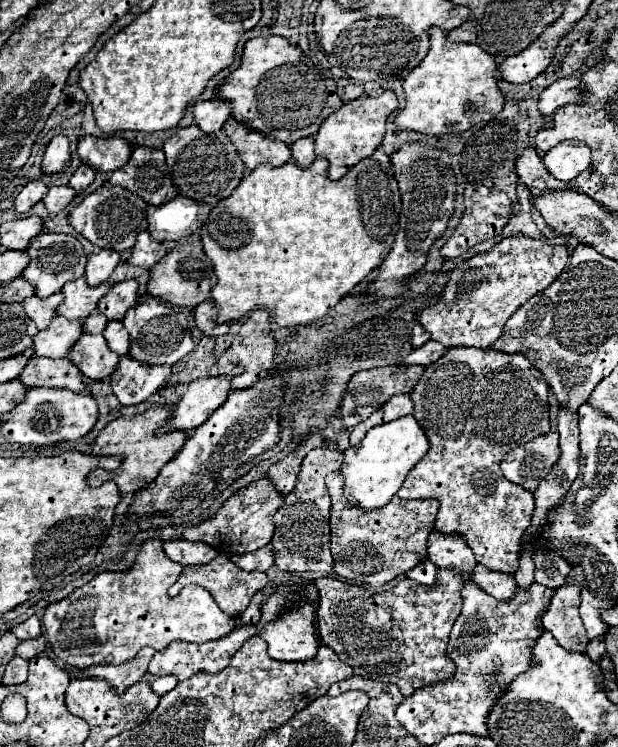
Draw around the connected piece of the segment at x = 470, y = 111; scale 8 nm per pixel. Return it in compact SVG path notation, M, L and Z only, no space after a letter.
M438 27L430 29L428 55L402 85L406 105L394 123L424 135L462 133L476 123L490 121L504 107L504 95L498 89L498 65L494 59L476 45L446 41L446 31Z

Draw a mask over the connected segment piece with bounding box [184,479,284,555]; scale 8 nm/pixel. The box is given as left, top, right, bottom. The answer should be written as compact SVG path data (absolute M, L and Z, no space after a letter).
M258 479L250 487L238 491L232 495L224 507L218 511L218 515L210 521L204 521L196 527L188 527L184 531L186 541L200 541L214 549L220 549L220 553L226 555L238 555L238 553L250 553L270 543L274 535L274 513L284 503L284 497L272 487L272 481Z

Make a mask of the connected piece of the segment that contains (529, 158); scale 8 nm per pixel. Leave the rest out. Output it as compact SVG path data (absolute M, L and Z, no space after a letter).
M536 149L524 151L524 155L516 161L516 171L518 171L518 177L522 179L522 183L526 183L526 187L530 187L530 189L538 189L538 191L572 189L570 183L562 183L558 179L552 179L552 175L548 175Z

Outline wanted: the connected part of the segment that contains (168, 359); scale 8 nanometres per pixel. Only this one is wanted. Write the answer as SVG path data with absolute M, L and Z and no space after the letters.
M156 299L148 303L138 303L128 311L124 327L128 329L132 341L128 355L146 365L174 365L194 349L190 313L176 305L168 305Z

